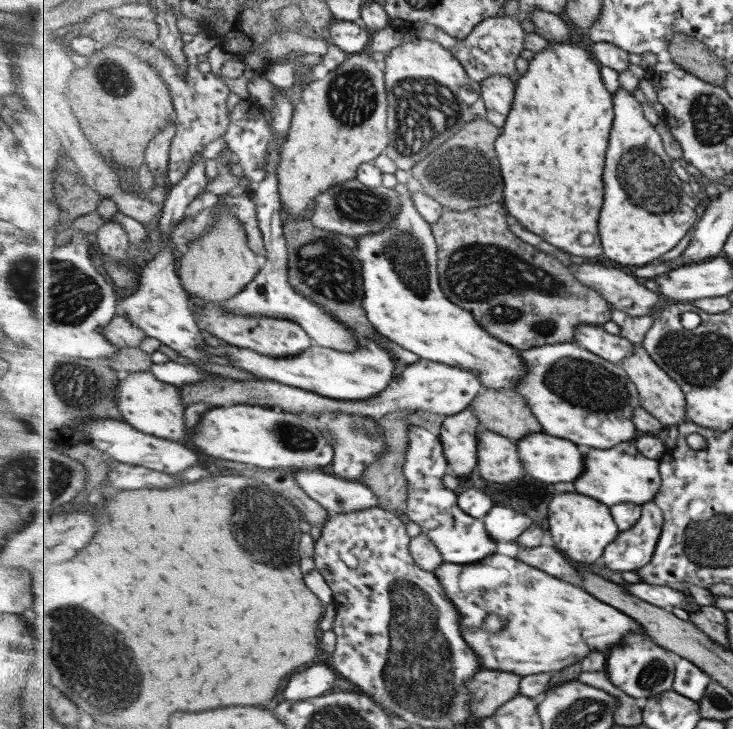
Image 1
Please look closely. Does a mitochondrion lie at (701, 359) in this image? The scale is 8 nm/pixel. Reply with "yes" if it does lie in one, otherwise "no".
yes

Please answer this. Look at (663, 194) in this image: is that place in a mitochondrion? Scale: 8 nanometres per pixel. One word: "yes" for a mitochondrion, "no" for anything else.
yes

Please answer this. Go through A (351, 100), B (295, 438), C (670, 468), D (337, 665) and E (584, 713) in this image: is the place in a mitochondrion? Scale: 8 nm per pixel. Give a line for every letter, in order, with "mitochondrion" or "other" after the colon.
A: mitochondrion
B: mitochondrion
C: other
D: other
E: mitochondrion

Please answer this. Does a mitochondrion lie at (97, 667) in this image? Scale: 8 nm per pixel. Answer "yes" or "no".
yes

